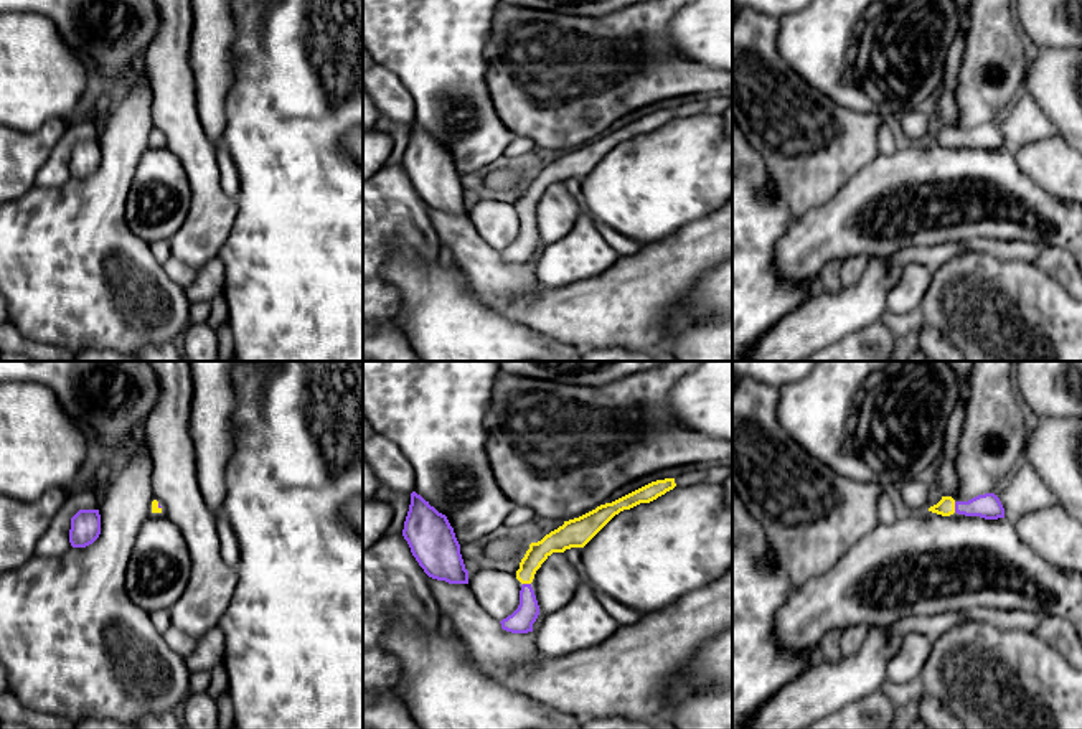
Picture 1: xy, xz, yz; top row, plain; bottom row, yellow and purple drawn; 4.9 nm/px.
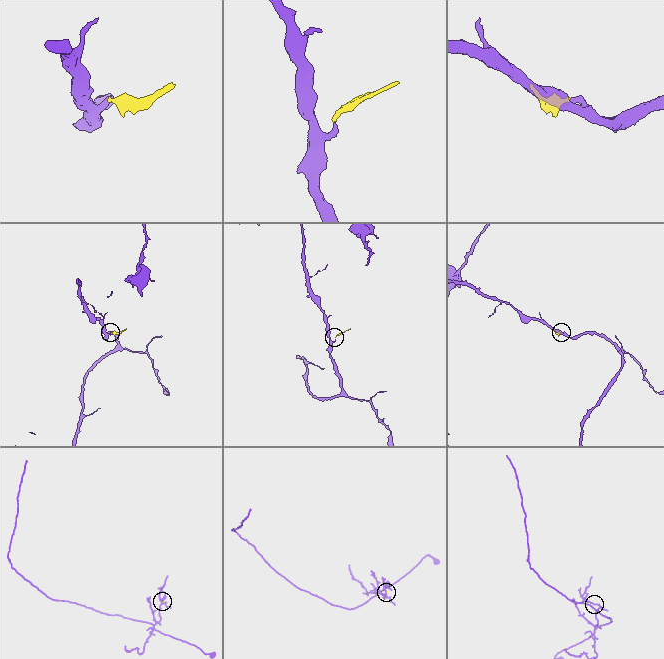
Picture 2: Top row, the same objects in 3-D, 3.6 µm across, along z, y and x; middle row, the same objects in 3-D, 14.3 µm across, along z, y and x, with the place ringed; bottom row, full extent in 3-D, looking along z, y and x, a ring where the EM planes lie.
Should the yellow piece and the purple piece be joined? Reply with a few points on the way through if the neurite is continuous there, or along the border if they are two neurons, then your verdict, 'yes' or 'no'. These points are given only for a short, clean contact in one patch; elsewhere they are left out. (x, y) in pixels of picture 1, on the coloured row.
way yz (945, 507), (954, 507), (988, 505); yes

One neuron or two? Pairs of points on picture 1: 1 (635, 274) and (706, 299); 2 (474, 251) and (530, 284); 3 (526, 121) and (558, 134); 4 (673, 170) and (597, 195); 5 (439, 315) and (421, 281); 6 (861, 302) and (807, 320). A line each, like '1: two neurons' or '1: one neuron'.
1: two neurons
2: one neuron
3: one neuron
4: one neuron
5: one neuron
6: one neuron

